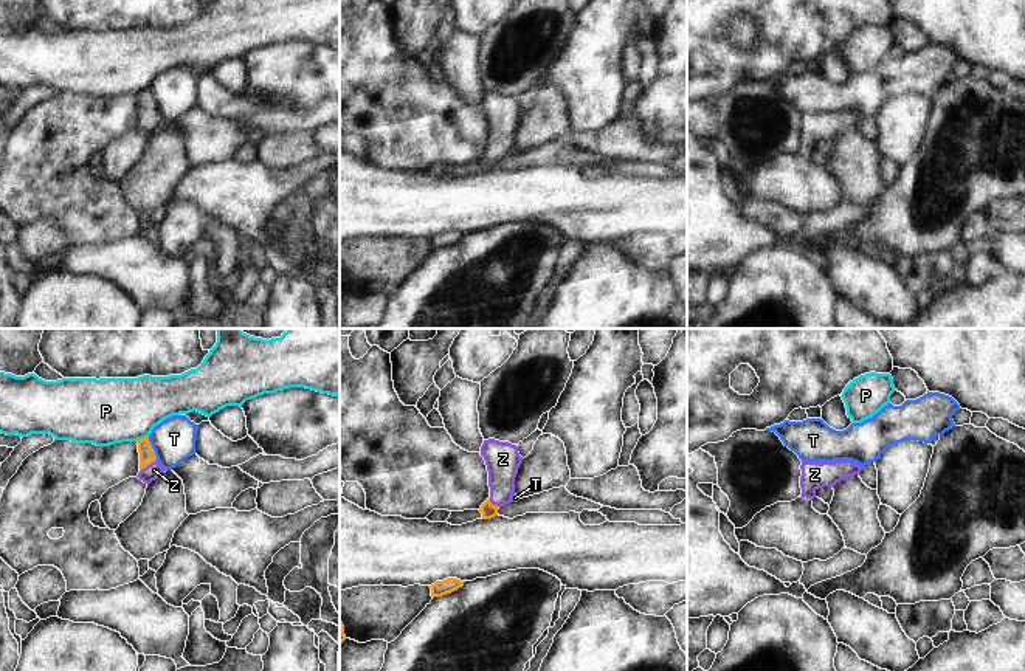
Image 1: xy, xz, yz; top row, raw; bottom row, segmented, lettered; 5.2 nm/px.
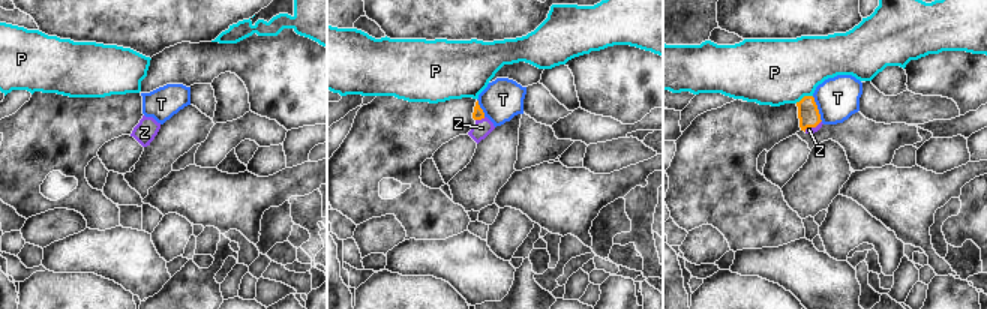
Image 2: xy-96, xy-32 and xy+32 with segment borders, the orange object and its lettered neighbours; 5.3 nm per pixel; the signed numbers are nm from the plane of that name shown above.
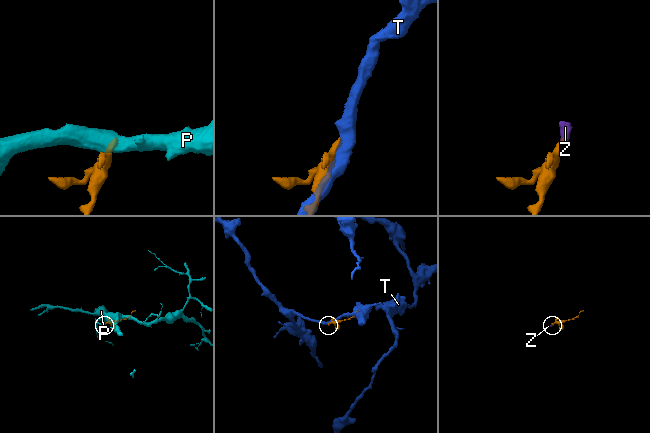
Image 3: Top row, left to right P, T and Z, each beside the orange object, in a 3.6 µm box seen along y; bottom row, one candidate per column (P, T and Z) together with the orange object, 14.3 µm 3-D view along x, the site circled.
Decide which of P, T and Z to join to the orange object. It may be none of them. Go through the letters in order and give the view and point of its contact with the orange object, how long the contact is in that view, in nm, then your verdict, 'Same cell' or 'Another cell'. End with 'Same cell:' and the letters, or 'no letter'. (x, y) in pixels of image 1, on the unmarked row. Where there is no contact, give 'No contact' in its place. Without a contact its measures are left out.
P: Touches orange at xy (141, 92). Shared border 70 nm. Another cell
T: Touches orange at xy (152, 101). Shared border 130 nm. Another cell
Z: Touches orange at xy (148, 116). Shared border 110 nm. Same cell
Same cell: Z

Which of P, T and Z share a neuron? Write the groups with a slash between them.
P / T / Z

